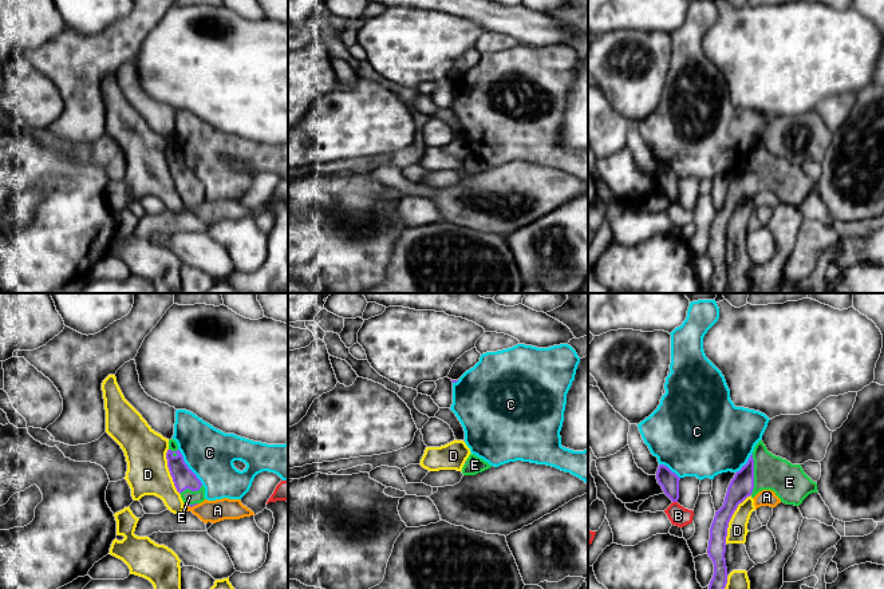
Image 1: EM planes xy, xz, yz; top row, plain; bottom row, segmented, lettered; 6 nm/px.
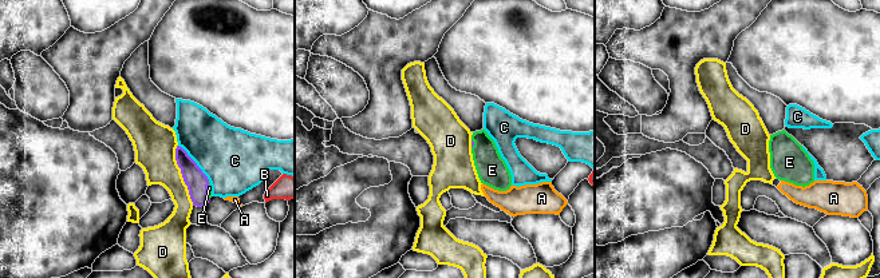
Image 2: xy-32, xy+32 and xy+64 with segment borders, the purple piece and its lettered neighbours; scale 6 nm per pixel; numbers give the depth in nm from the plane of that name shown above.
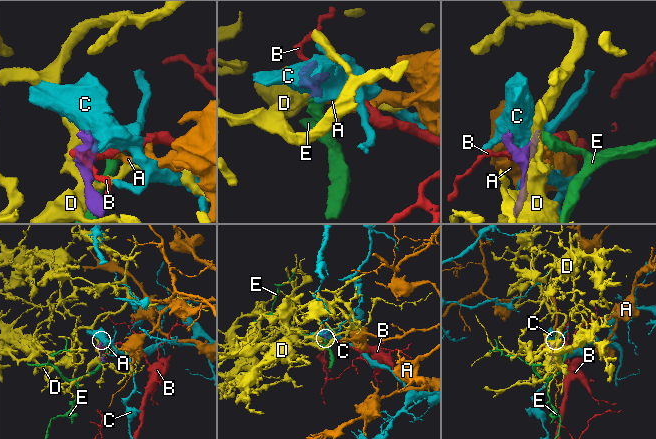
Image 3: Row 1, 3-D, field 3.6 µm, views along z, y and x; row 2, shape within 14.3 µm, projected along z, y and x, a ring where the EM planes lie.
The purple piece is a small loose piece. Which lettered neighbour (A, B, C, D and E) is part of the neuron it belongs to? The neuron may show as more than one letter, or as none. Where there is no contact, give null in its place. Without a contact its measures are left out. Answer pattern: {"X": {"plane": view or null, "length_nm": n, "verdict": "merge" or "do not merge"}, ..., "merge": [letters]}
{"A": {"plane": "xy", "length_nm": 100, "verdict": "do not merge"}, "B": {"plane": "yz", "length_nm": 30, "verdict": "do not merge"}, "C": {"plane": "xy", "length_nm": 260, "verdict": "do not merge"}, "D": {"plane": "yz", "length_nm": 340, "verdict": "do not merge"}, "E": {"plane": "yz", "length_nm": 240, "verdict": "merge"}, "merge": ["E"]}

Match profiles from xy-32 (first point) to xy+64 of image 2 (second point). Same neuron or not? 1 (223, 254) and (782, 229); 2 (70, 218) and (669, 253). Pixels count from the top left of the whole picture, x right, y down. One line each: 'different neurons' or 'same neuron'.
1: same neuron
2: same neuron

